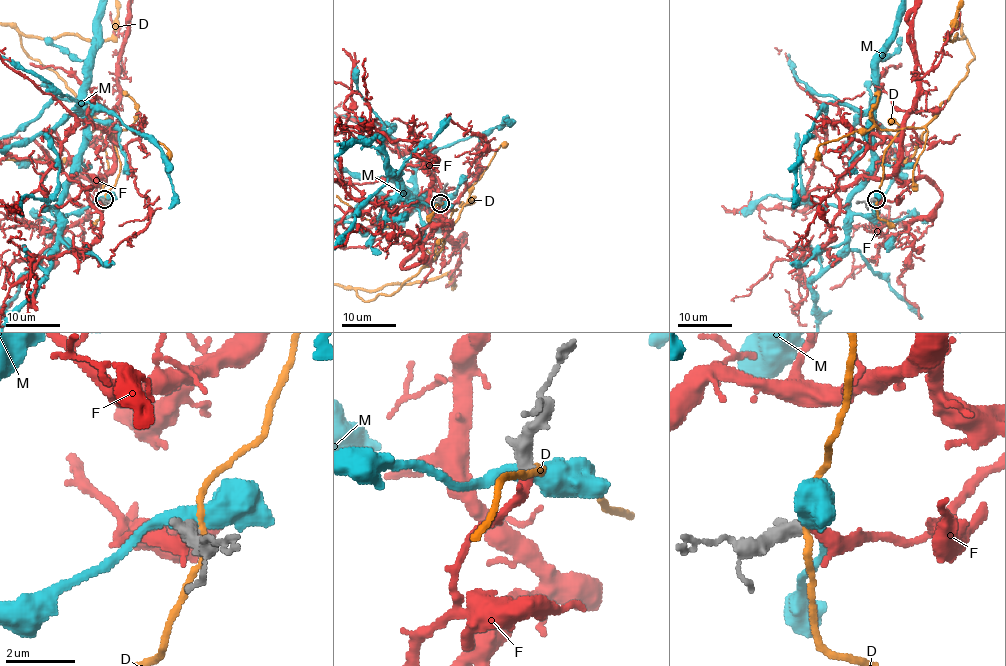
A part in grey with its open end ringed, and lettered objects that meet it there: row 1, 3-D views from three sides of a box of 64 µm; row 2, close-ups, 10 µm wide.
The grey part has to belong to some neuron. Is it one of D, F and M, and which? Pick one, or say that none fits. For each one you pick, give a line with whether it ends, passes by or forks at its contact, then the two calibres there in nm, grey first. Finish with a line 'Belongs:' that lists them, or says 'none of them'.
F: it passes by; 440 nm thick on the grey side, 260 nm on the other
Belongs: F

